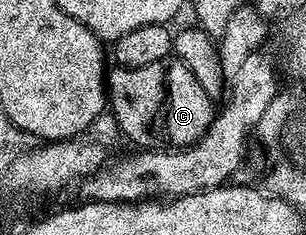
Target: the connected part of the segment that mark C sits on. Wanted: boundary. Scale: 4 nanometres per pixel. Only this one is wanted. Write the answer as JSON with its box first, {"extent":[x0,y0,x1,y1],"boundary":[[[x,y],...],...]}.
{"extent":[108,58,216,150],"boundary":[[[177,58],[139,68],[111,67],[108,72],[108,108],[114,111],[114,120],[122,127],[123,134],[142,150],[185,150],[205,134],[216,115],[215,101],[204,94],[204,86],[196,82],[196,74]]]}

